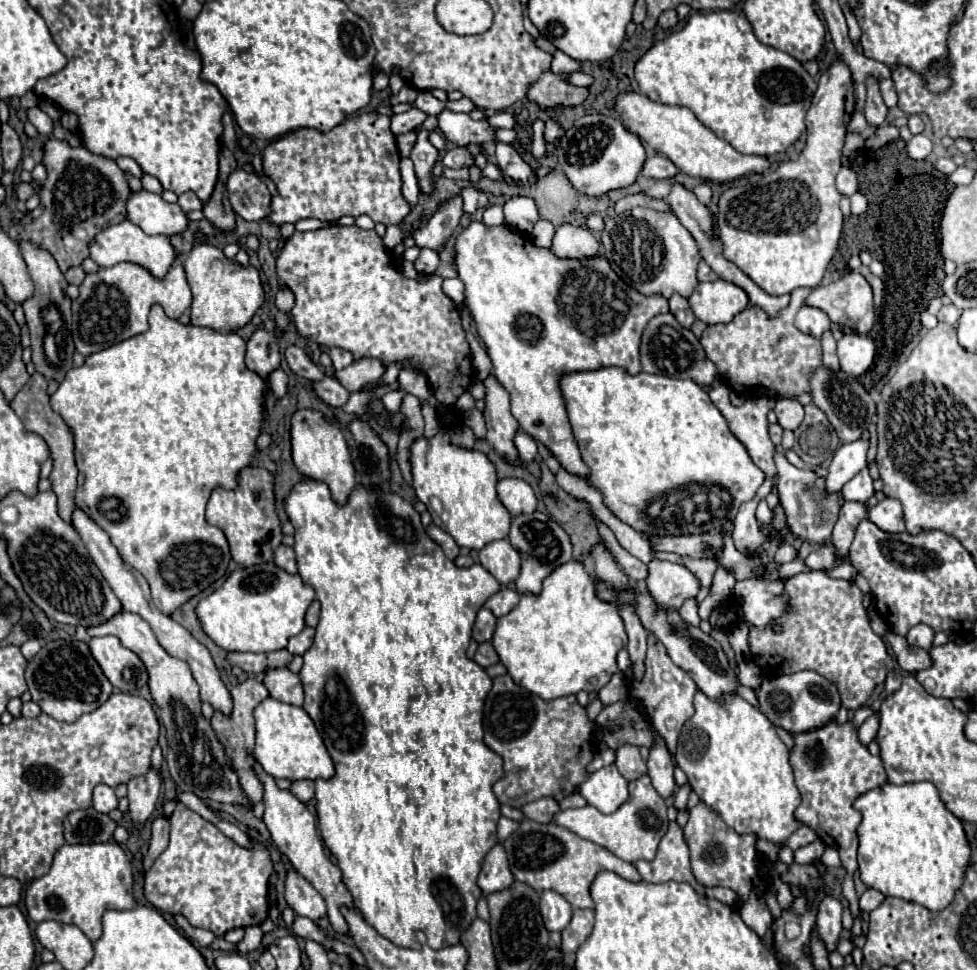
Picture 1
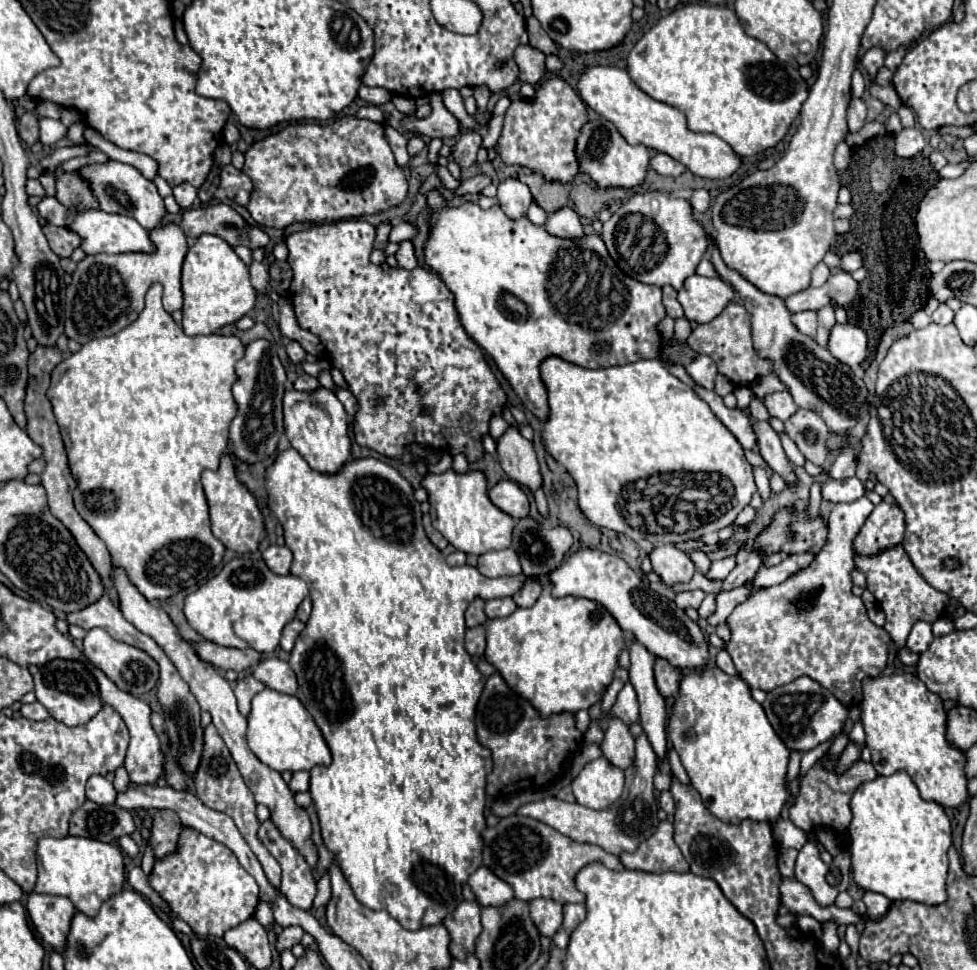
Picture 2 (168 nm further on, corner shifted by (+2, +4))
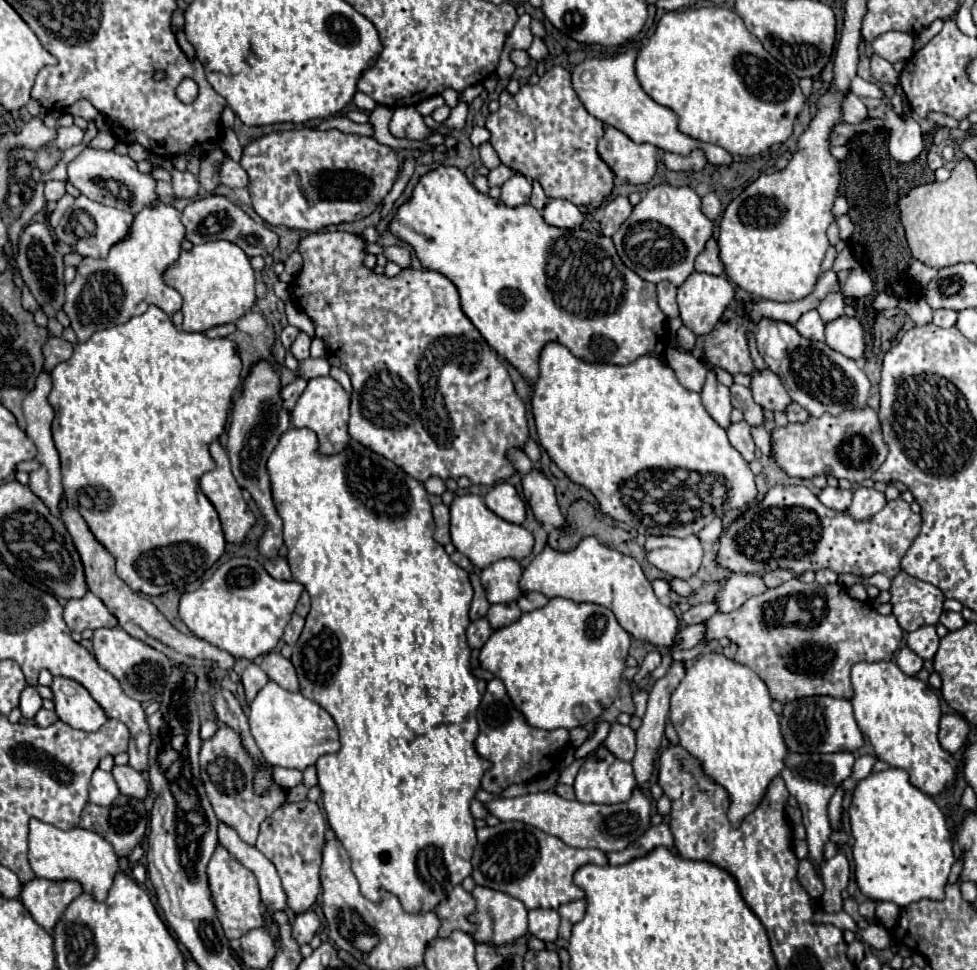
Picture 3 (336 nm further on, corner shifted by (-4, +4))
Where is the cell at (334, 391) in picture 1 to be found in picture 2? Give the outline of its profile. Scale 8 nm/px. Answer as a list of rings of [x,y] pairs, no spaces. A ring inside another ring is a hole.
[[[302,374],[296,378],[296,382],[292,384],[294,390],[304,390],[304,392],[310,392],[310,390],[316,390],[320,386],[318,378],[316,376],[308,376],[308,374]]]

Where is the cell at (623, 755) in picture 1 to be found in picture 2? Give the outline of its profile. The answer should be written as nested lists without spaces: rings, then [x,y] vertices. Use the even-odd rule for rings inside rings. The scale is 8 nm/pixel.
[[[612,718],[608,722],[600,750],[606,760],[622,770],[626,770],[634,762],[634,738],[620,718]]]

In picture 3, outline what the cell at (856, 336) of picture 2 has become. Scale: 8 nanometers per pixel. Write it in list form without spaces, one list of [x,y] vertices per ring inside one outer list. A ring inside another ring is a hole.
[[[848,316],[836,318],[832,324],[826,324],[826,344],[852,360],[864,358],[866,336],[862,324]]]

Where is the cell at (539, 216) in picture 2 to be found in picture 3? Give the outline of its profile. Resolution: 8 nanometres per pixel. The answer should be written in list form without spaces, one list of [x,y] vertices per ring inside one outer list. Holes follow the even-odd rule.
[[[534,180],[532,182],[532,186],[534,186],[534,192],[532,192],[532,198],[530,198],[530,204],[536,208],[536,210],[544,210],[544,206],[548,204],[548,196],[544,194],[544,190],[542,190],[542,186]]]

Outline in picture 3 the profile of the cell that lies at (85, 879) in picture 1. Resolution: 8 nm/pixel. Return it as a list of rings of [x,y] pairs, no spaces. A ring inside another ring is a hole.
[[[30,820],[30,836],[28,836],[28,860],[38,878],[44,880],[76,880],[82,884],[82,892],[90,894],[94,900],[102,902],[108,896],[108,890],[118,874],[118,856],[102,836],[96,832],[88,832],[82,828],[58,830],[52,824]]]

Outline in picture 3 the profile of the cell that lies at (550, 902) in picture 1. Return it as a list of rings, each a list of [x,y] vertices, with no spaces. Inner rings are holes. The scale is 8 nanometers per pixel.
[[[536,908],[528,912],[528,930],[532,936],[544,940],[544,942],[556,942],[558,938],[558,926],[560,926],[560,914],[550,908]]]

